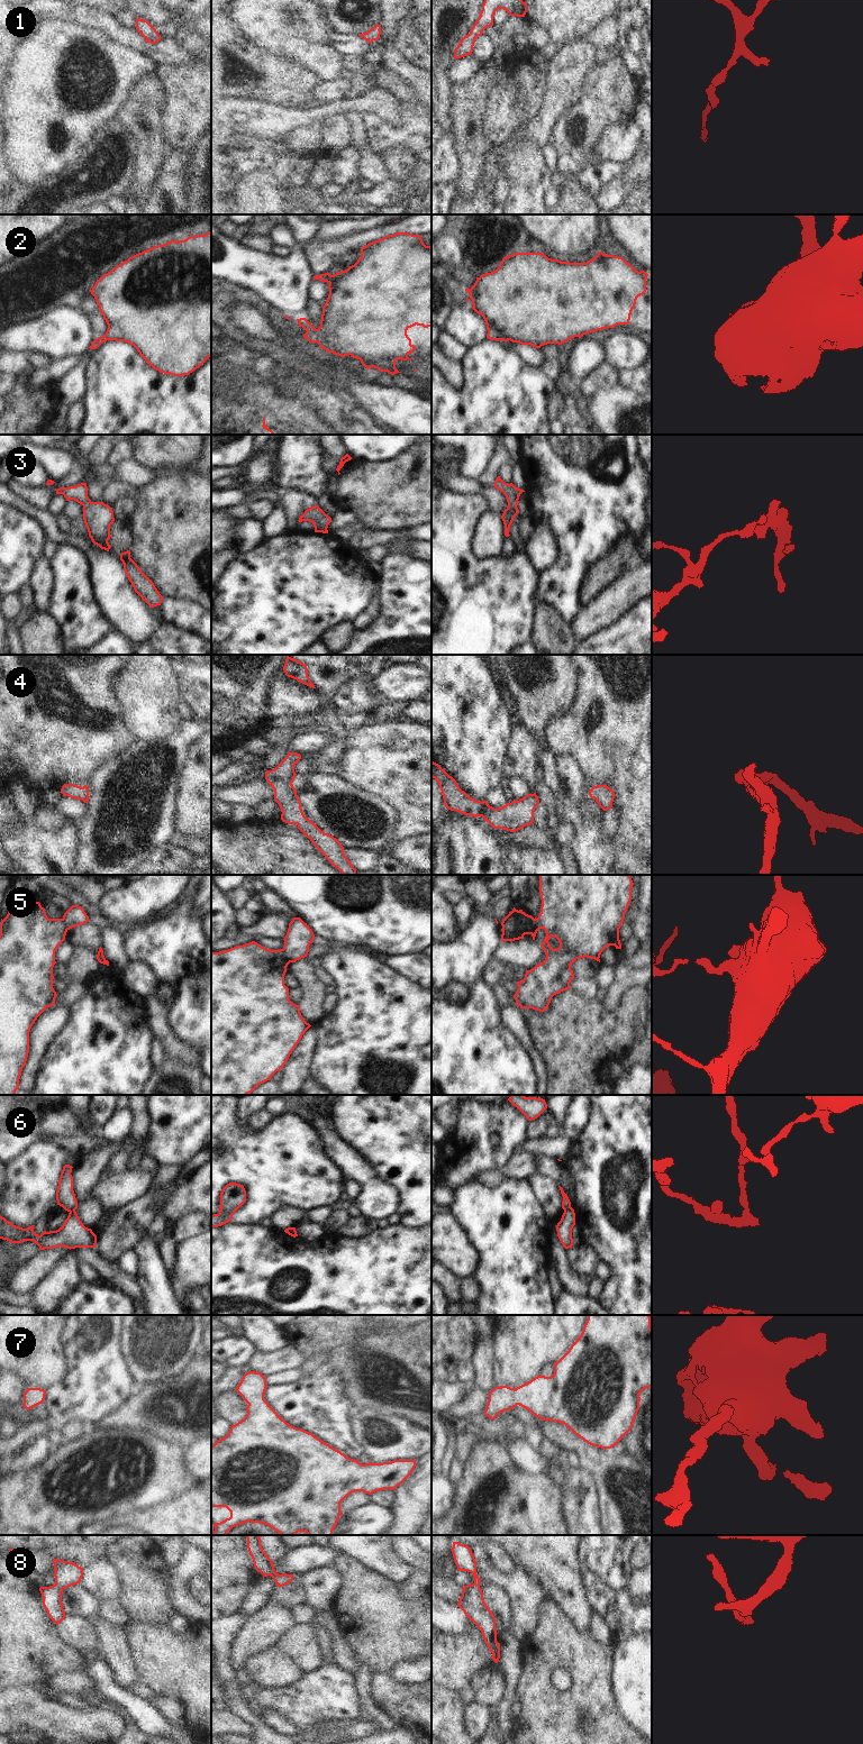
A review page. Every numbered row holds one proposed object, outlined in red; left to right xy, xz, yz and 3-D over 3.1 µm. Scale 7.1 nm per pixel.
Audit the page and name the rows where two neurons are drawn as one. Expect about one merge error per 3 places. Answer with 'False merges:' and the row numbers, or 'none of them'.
False merges: 5, 6

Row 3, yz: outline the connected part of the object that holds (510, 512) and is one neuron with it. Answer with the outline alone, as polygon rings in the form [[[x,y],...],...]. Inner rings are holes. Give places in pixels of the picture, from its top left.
[[[500,476],[497,477],[493,486],[505,494],[507,502],[508,502],[508,506],[503,511],[501,519],[502,519],[503,524],[505,524],[505,536],[509,537],[510,536],[509,535],[510,526],[514,521],[514,518],[519,512],[519,510],[517,508],[517,505],[519,503],[519,501],[518,501],[519,496],[525,491],[517,488],[512,483],[510,483],[510,484],[505,483],[500,478]]]

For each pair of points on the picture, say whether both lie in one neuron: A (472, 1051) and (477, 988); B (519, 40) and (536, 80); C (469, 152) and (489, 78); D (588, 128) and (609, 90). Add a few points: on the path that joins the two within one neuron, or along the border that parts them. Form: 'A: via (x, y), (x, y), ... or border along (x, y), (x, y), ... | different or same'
A: via (472, 1035), (477, 1022), (477, 1004) | same
B: border along (533, 48), (521, 54) | different
C: via (466, 134), (468, 110), (473, 96) | same
D: via (588, 119), (607, 99) | same

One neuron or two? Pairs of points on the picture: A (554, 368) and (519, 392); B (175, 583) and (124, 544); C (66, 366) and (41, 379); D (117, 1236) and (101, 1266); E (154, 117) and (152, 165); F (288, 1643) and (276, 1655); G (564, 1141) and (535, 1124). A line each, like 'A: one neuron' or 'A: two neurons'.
A: two neurons
B: two neurons
C: one neuron
D: two neurons
E: one neuron
F: two neurons
G: two neurons

